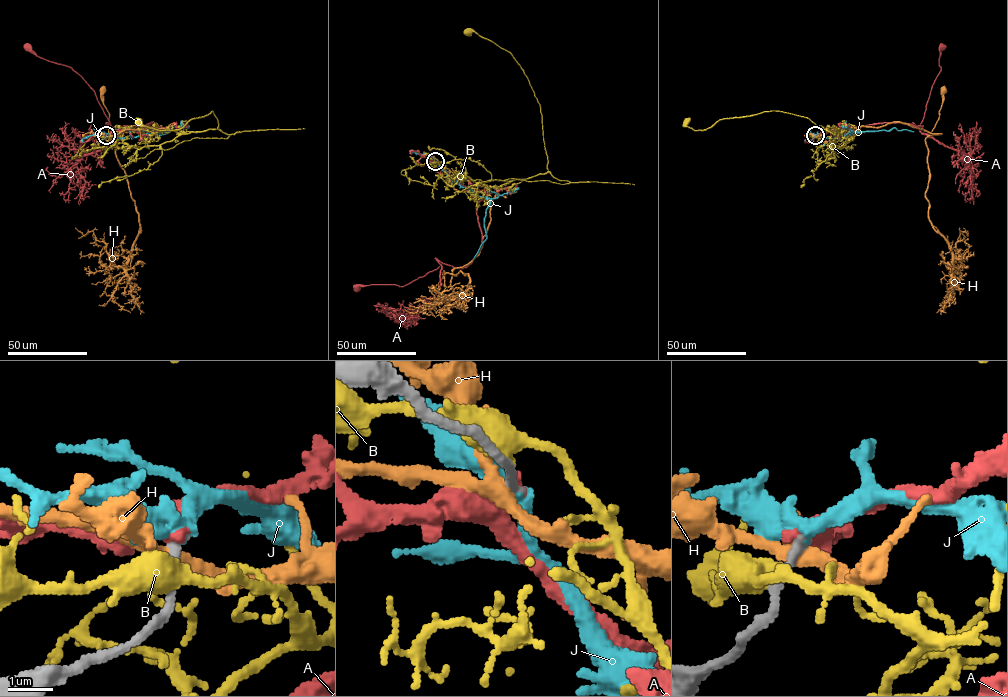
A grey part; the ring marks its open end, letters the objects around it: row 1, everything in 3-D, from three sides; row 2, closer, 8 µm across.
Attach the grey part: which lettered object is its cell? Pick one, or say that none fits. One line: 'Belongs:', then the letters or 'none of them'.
Belongs: J

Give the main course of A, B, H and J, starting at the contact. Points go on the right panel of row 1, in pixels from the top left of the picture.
A: (815, 135), (886, 122), (922, 126), (913, 123), (919, 127), (923, 117), (941, 46)
B: (814, 136), (836, 146), (829, 129), (782, 111), (720, 119), (702, 130), (686, 121)
H: (815, 135), (838, 127), (878, 127), (892, 122), (940, 134), (929, 136), (938, 119), (943, 91)
J: (815, 135), (833, 138), (894, 128), (914, 132)

